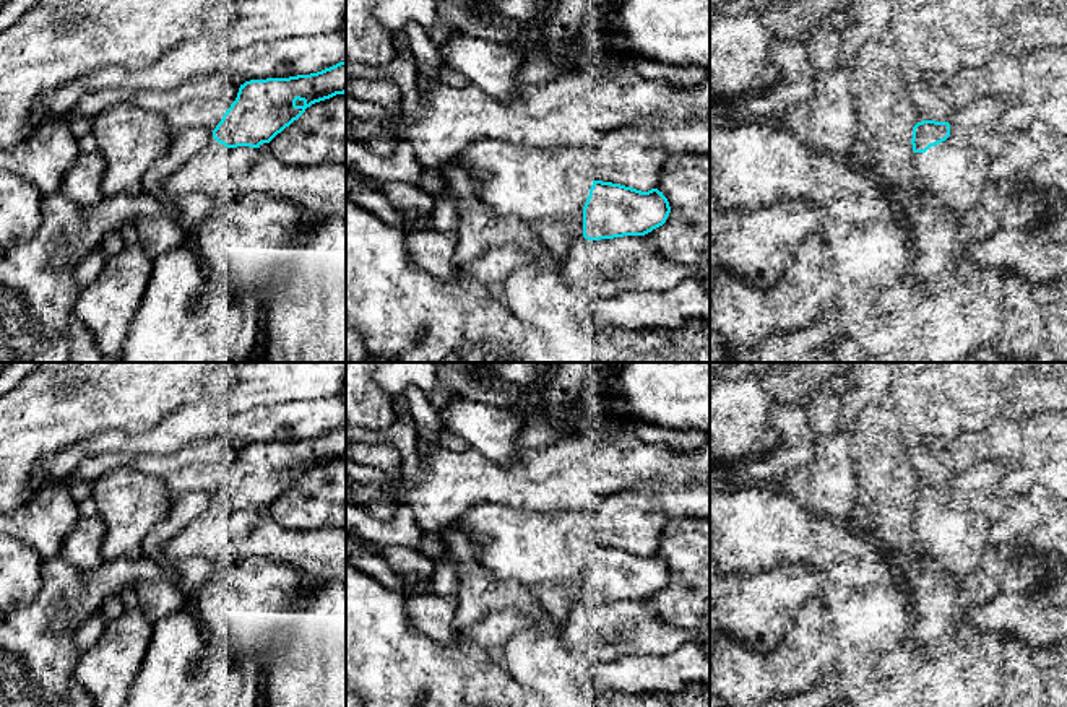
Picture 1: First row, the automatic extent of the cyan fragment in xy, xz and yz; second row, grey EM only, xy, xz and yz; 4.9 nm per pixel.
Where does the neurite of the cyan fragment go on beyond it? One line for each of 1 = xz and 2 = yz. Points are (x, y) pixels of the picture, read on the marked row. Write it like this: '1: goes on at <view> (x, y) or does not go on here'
1: does not go on here
2: does not go on here

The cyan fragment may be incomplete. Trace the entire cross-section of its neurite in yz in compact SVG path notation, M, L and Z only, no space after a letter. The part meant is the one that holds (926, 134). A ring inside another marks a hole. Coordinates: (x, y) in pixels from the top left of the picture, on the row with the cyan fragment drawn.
M922 120L913 127L913 151L926 153L931 146L945 141L950 137L948 122Z

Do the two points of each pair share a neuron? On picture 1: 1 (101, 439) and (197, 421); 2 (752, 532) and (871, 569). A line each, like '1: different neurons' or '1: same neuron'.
1: same neuron
2: same neuron

